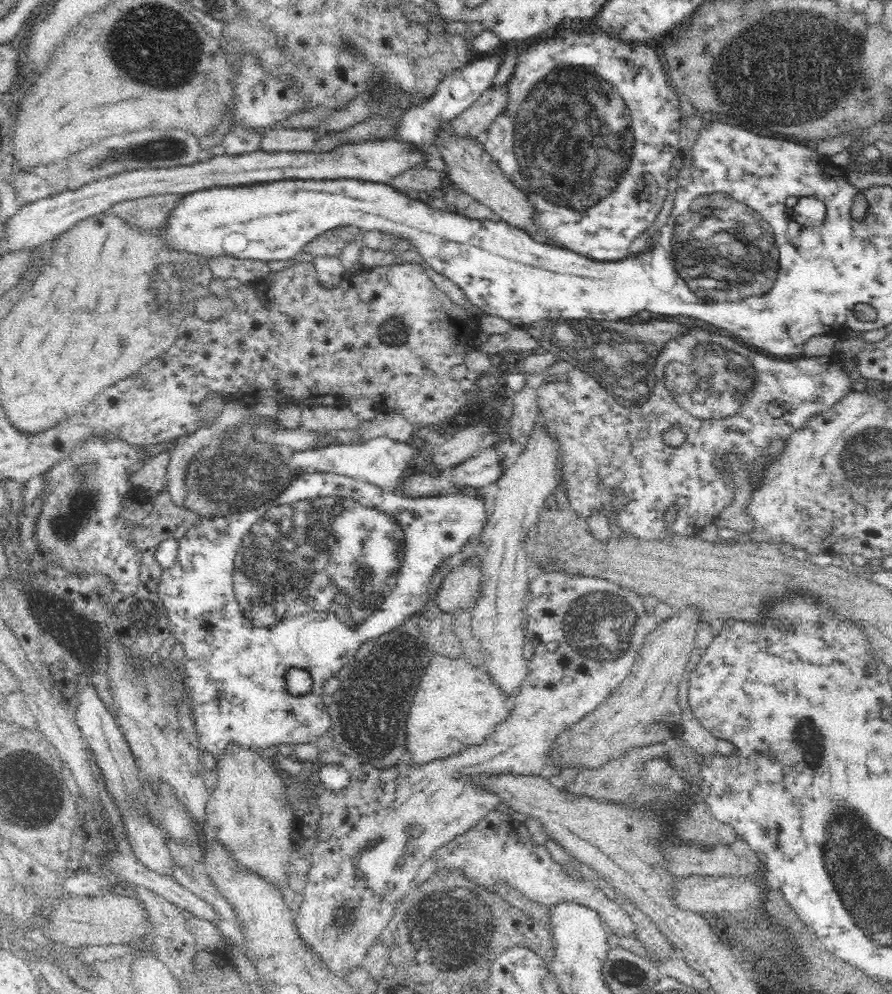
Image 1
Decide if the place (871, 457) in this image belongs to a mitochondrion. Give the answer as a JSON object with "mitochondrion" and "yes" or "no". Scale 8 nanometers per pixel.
{"mitochondrion":"yes"}

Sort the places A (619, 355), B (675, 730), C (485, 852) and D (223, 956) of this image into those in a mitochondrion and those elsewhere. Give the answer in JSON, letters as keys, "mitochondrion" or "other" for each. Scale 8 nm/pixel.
{"A":"mitochondrion","B":"other","C":"other","D":"other"}

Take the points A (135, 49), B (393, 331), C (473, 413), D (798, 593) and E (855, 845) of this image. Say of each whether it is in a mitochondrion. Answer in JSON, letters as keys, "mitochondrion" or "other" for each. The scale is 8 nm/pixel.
{"A":"mitochondrion","B":"mitochondrion","C":"other","D":"other","E":"mitochondrion"}

